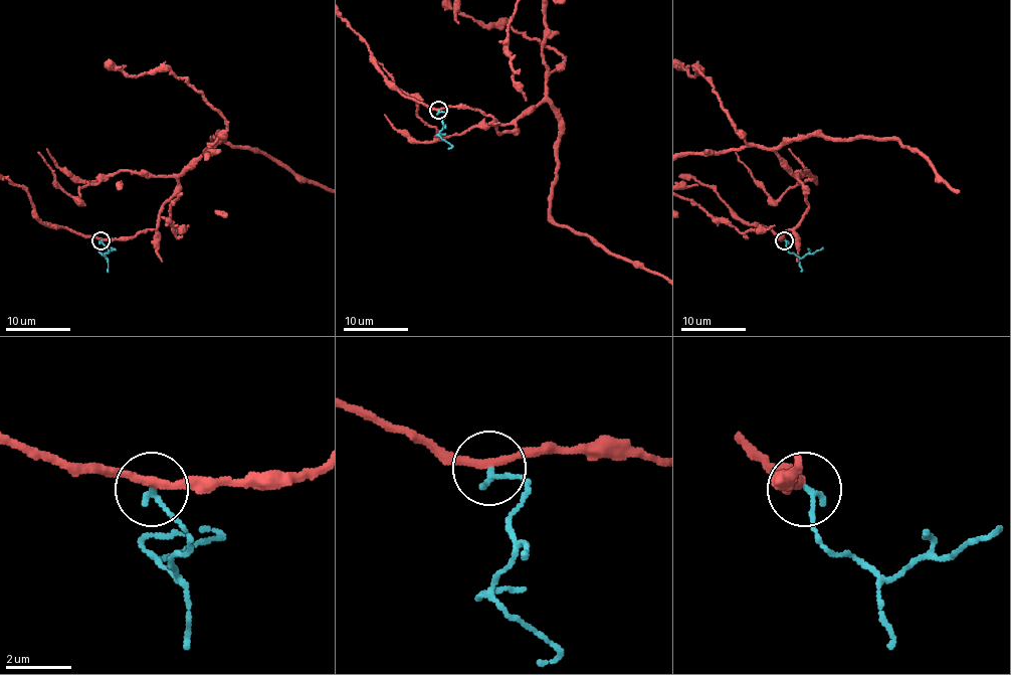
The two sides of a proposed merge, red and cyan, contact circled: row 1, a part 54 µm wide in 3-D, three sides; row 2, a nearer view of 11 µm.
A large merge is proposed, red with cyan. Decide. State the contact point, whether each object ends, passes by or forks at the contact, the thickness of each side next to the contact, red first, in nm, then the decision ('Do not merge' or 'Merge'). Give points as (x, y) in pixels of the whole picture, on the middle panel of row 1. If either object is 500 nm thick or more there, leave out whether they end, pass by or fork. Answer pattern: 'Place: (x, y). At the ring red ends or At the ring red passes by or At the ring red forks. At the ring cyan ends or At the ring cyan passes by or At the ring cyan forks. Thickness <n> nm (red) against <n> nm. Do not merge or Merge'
Place: (438, 110). At the ring red passes by. At the ring cyan ends. Thickness 240 nm (red) against 190 nm. Do not merge

